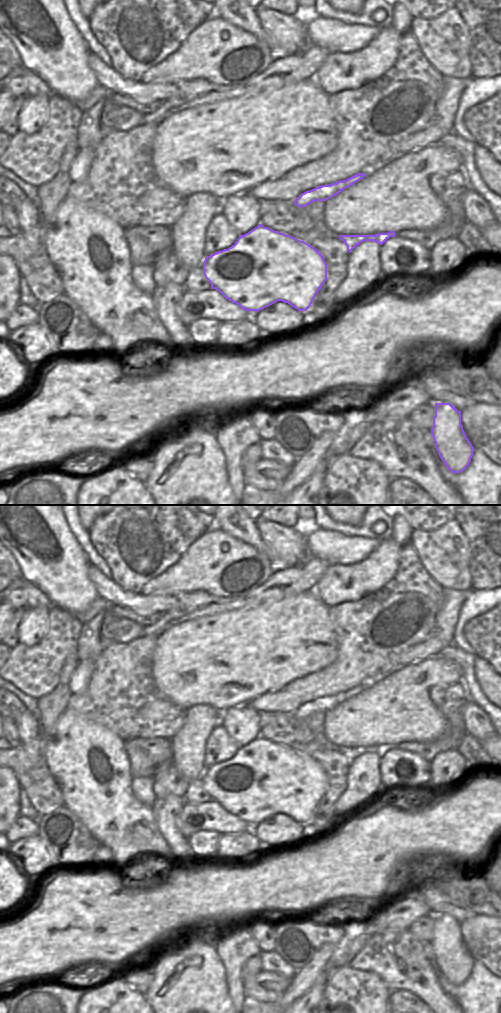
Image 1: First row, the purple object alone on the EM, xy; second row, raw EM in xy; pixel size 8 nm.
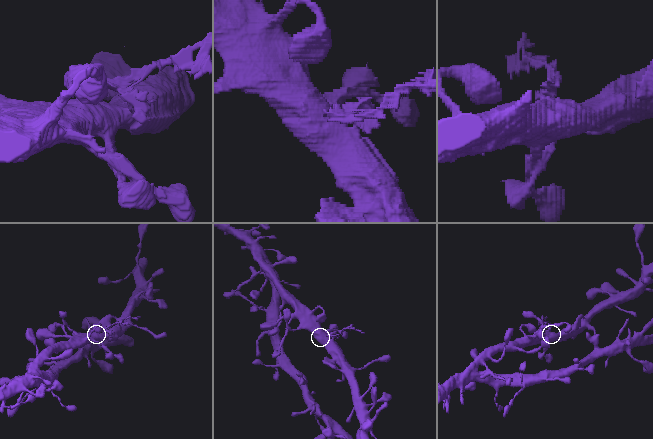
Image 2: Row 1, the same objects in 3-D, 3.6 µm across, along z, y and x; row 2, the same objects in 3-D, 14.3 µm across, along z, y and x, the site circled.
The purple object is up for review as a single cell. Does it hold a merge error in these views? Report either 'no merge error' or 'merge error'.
merge error

